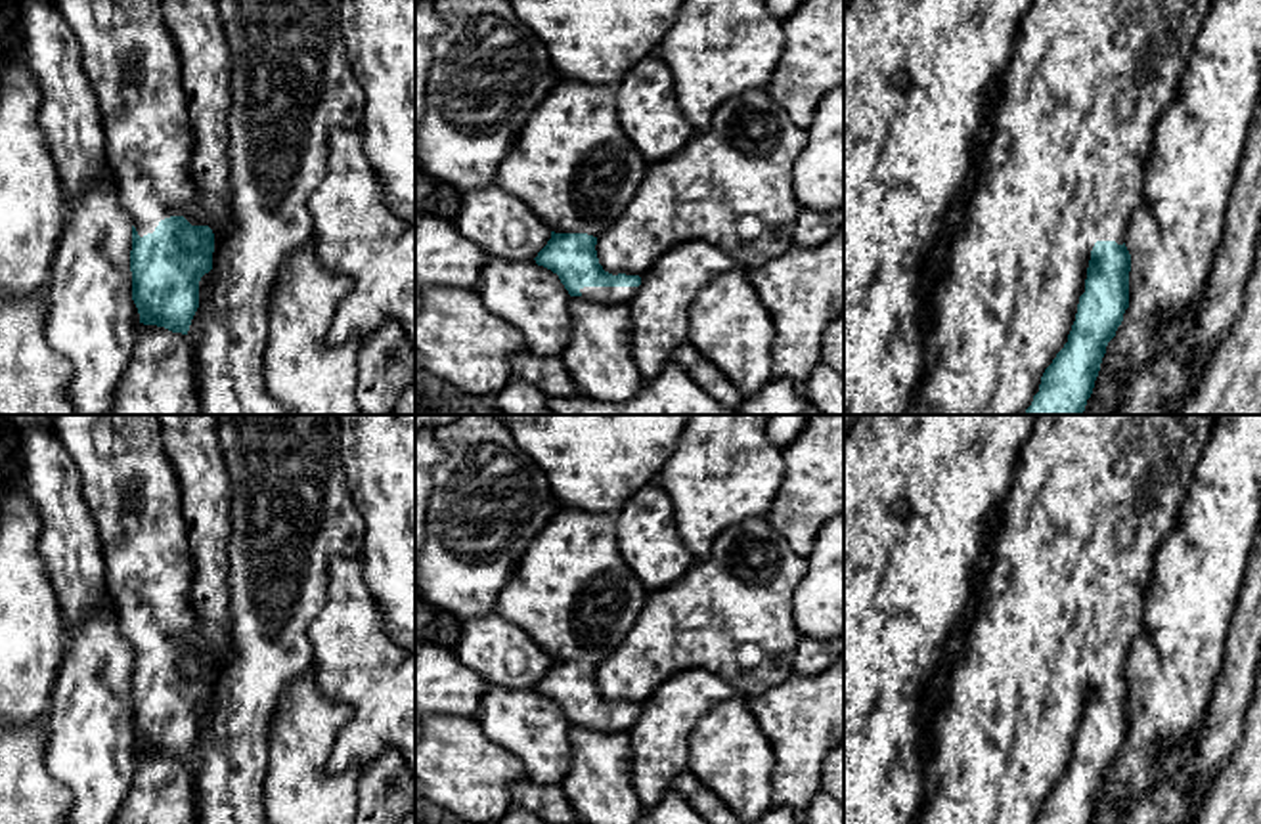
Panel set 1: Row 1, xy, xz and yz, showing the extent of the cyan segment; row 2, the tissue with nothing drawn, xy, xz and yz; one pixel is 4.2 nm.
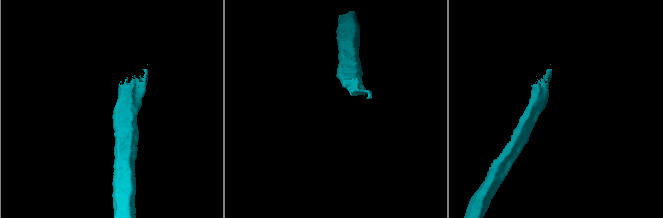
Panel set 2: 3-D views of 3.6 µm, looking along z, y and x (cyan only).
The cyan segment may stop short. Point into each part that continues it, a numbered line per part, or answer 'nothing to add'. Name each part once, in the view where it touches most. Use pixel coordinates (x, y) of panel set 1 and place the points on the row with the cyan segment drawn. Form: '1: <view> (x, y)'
1: yz (1074, 125)

